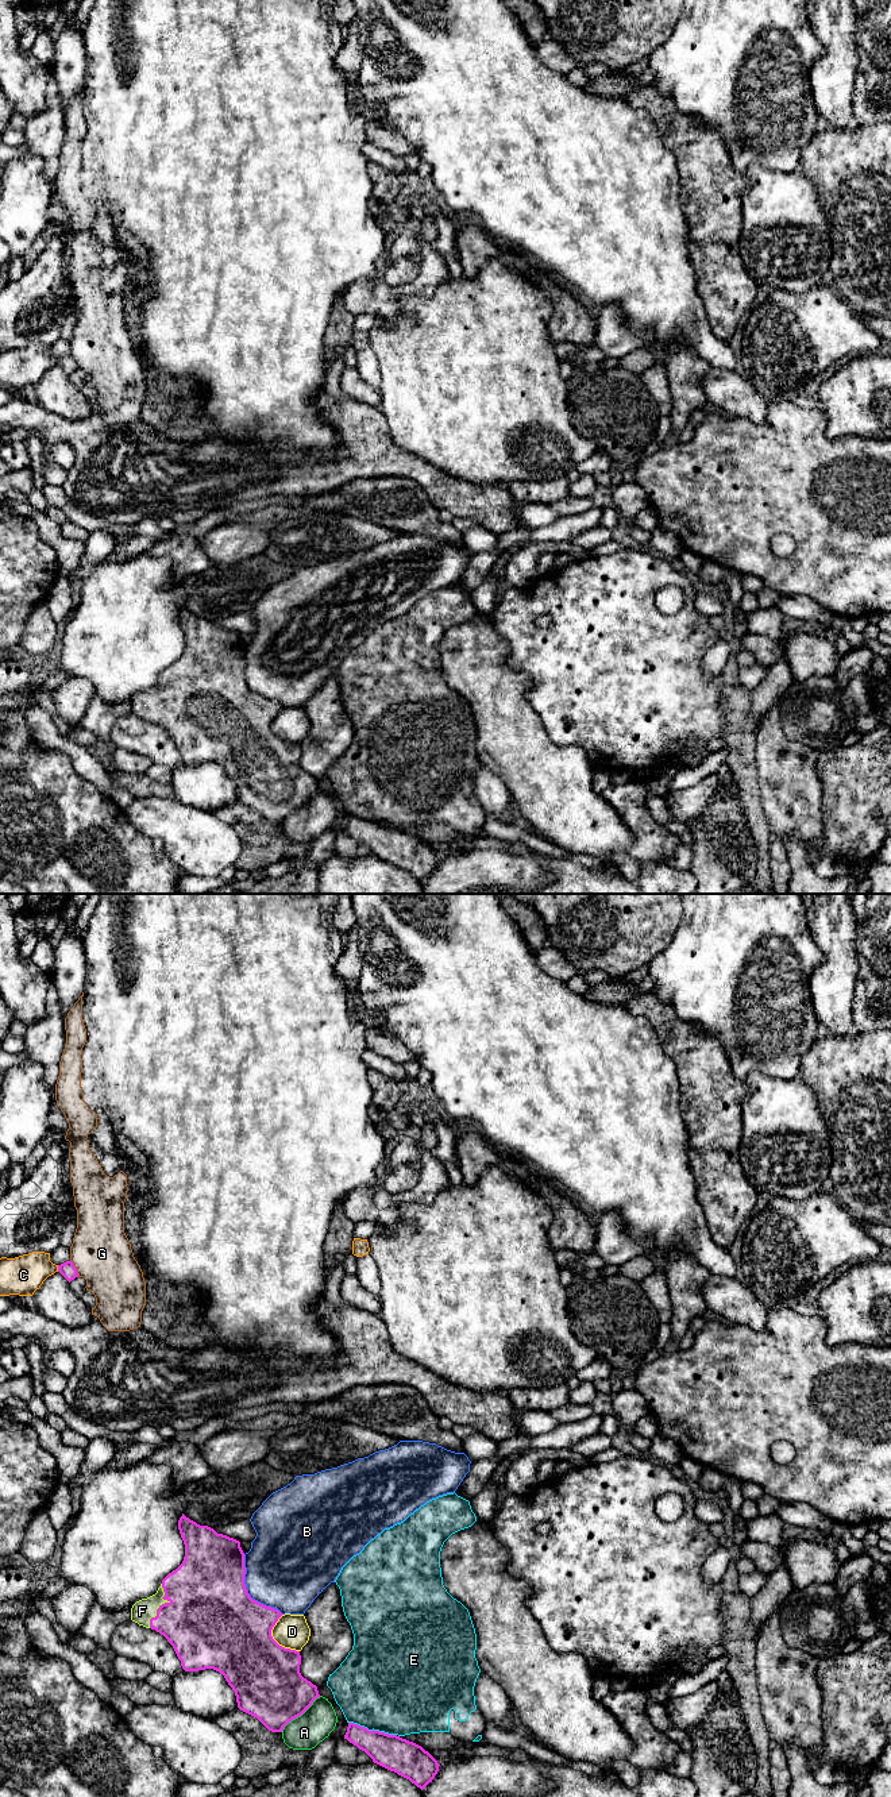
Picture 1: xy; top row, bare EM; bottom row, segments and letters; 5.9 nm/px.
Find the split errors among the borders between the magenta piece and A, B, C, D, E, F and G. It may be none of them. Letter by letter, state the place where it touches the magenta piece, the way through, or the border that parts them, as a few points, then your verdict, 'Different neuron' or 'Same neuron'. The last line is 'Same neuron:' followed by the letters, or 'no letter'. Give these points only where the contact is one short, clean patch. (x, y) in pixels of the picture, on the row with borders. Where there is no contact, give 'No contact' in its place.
A: Touches magenta at xy (300, 1715). Different neuron
B: Touches magenta at xy (246, 1592). Different neuron
C: Touches magenta at xy (58, 1268). Different neuron
D: Touches magenta at xy (273, 1639). Different neuron
E: Touches magenta at xy (373, 1730). Different neuron
F: Touches magenta at xy (159, 1607). Same neuron
G: Touches magenta at xy (74, 1268). Different neuron
Same neuron: F

